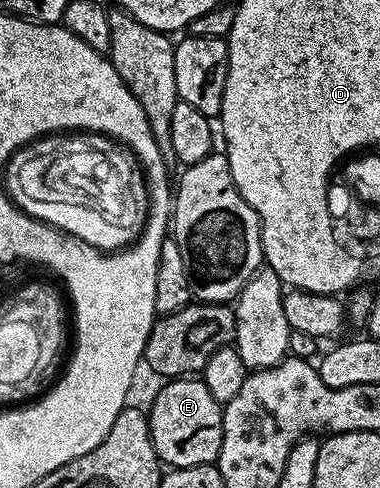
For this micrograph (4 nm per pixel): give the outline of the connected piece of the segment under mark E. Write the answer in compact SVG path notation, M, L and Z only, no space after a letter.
M200 377L169 379L163 385L165 387L152 403L152 411L147 412L150 437L161 464L172 469L215 464L220 457L224 436L222 404L214 401L210 389L206 389Z

